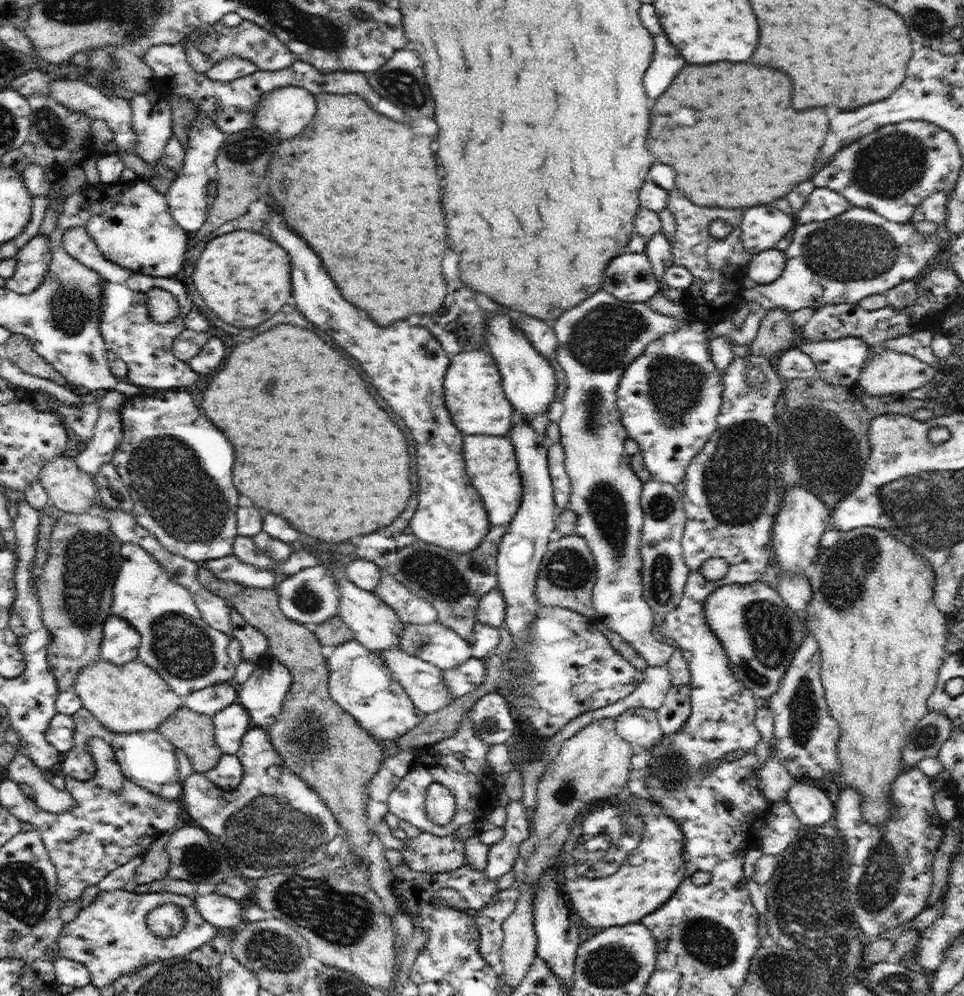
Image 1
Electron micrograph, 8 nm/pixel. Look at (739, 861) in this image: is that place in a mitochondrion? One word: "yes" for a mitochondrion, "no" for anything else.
no

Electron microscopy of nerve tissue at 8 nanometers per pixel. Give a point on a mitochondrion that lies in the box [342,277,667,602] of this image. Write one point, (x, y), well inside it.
(599, 340)

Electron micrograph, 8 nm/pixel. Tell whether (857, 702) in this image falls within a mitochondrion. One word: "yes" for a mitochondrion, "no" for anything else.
no

